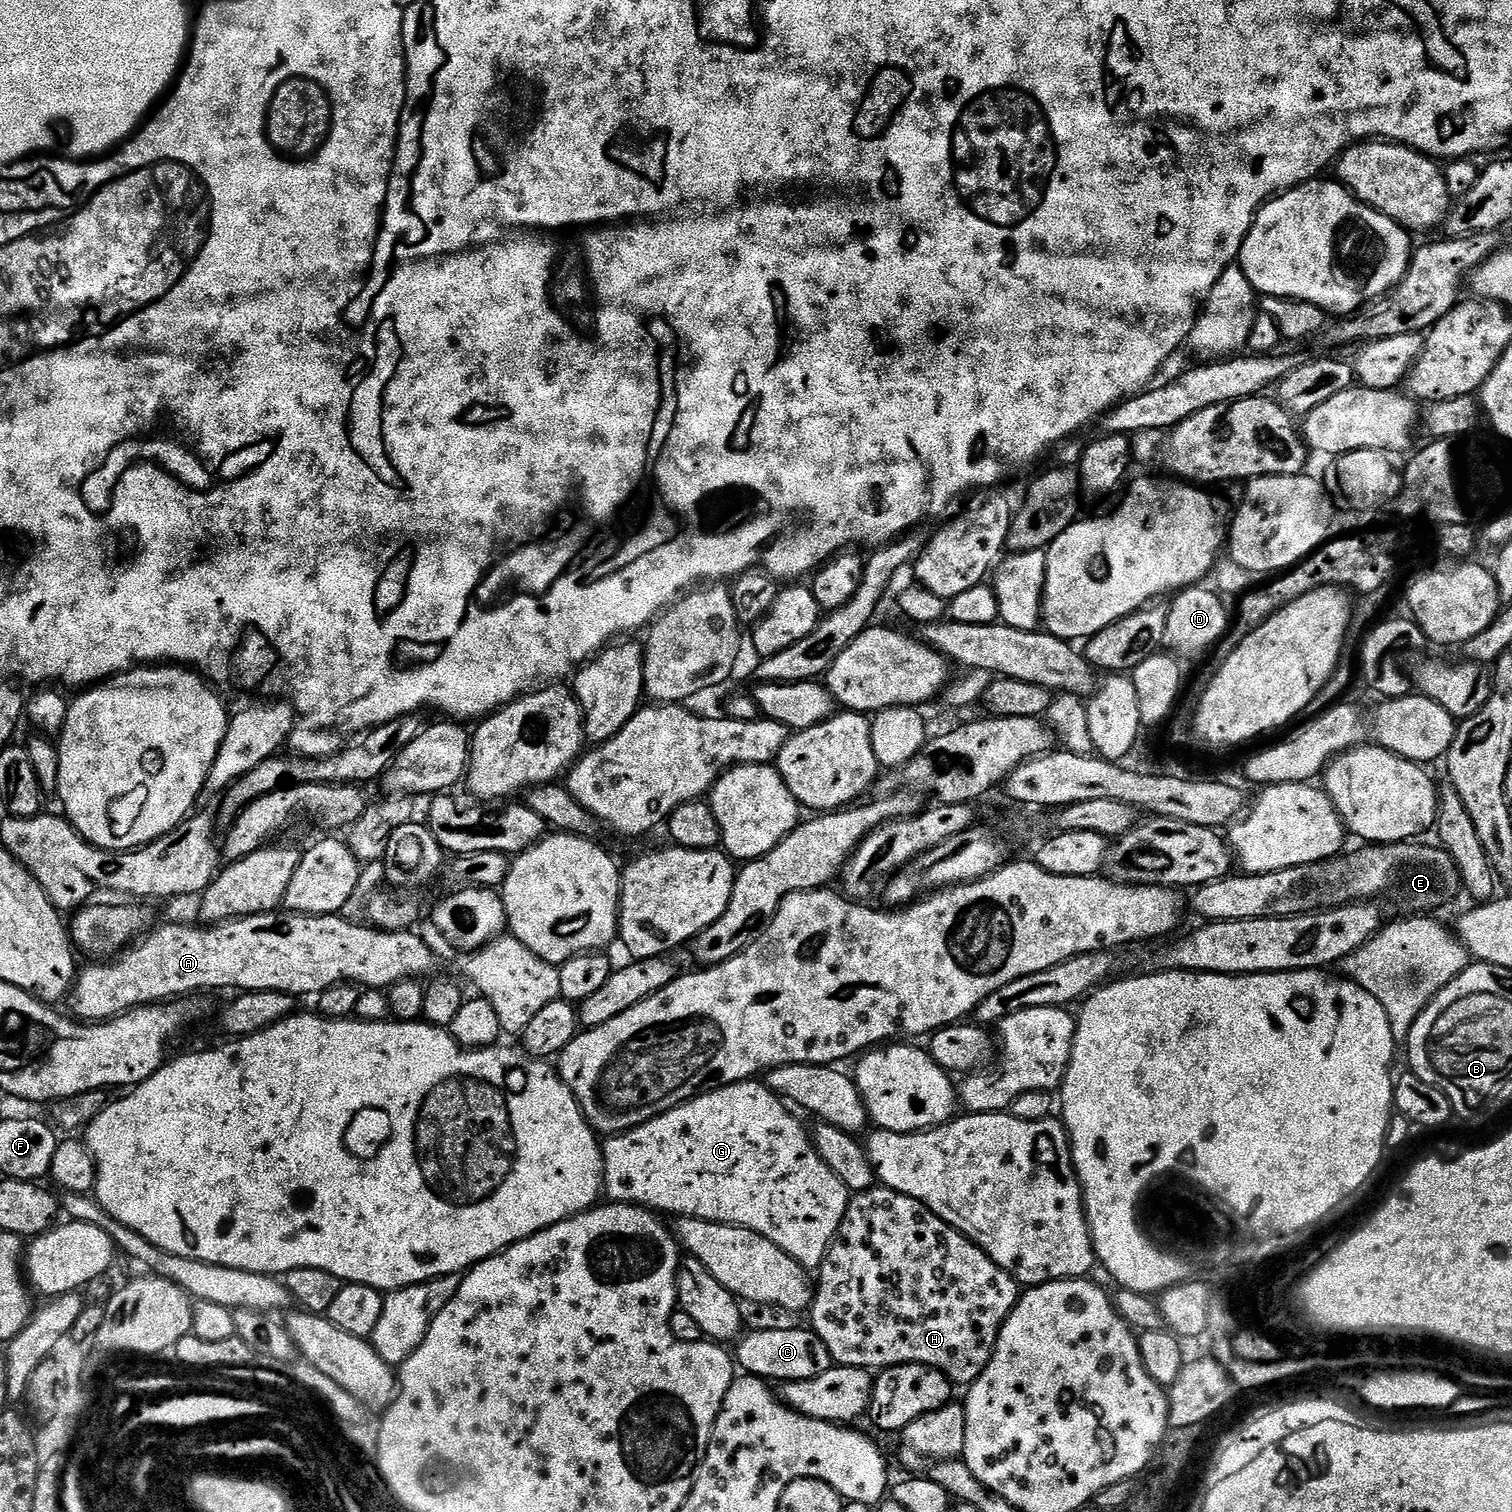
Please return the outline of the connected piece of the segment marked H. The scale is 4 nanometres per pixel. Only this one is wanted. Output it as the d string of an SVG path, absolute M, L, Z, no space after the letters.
M873 1186L869 1192L857 1192L849 1199L844 1220L840 1223L840 1229L836 1231L831 1246L828 1247L828 1253L820 1263L818 1275L820 1275L820 1281L817 1279L814 1284L810 1327L818 1334L818 1338L822 1338L826 1350L830 1350L833 1365L842 1368L883 1370L903 1364L921 1364L937 1368L956 1386L960 1386L960 1384L971 1386L980 1377L982 1370L986 1370L998 1334L1022 1295L1021 1284L1006 1270L1002 1270L1002 1266L998 1266L992 1261L973 1240L967 1240L961 1232L954 1230L946 1222L942 1222L942 1218L938 1218L938 1214L934 1214L934 1210L930 1210L925 1204L918 1202L918 1198L898 1194L883 1186Z

